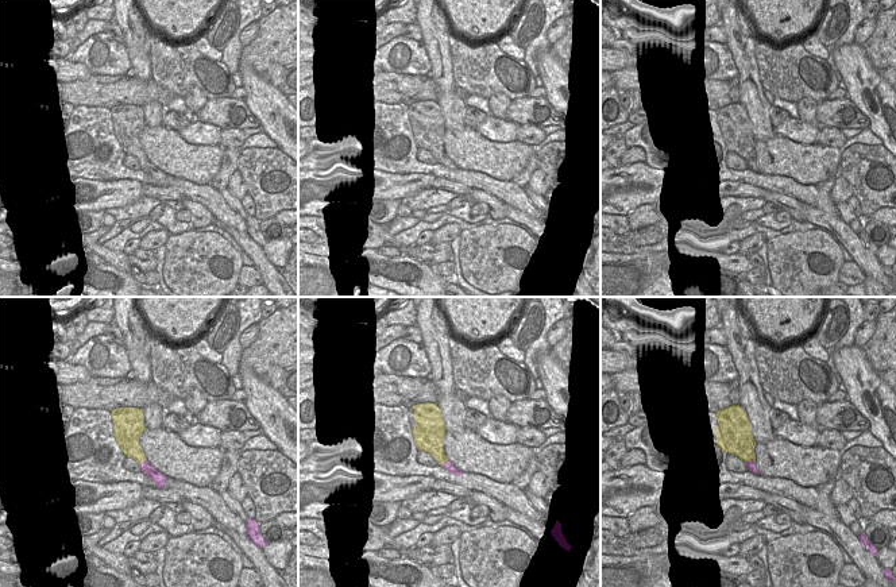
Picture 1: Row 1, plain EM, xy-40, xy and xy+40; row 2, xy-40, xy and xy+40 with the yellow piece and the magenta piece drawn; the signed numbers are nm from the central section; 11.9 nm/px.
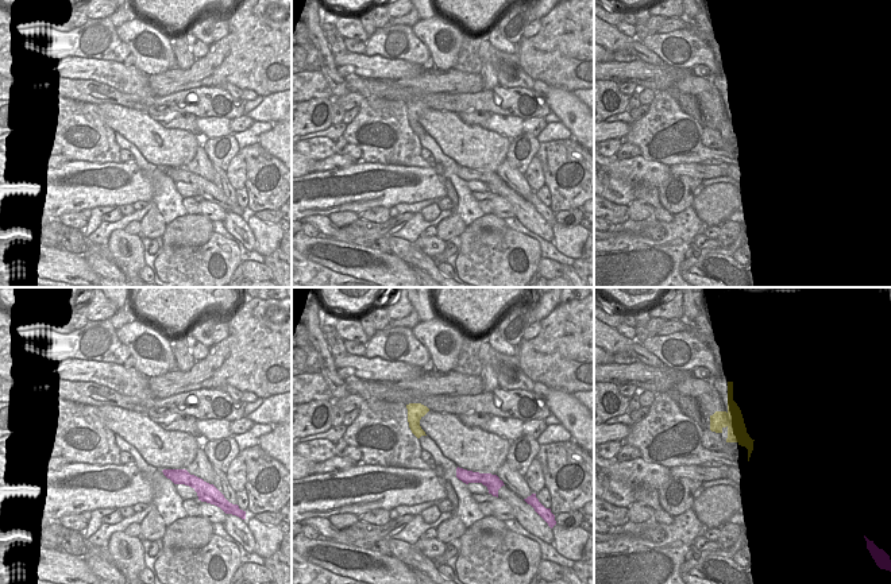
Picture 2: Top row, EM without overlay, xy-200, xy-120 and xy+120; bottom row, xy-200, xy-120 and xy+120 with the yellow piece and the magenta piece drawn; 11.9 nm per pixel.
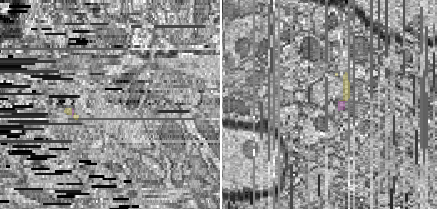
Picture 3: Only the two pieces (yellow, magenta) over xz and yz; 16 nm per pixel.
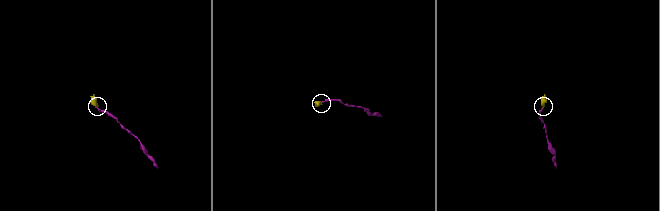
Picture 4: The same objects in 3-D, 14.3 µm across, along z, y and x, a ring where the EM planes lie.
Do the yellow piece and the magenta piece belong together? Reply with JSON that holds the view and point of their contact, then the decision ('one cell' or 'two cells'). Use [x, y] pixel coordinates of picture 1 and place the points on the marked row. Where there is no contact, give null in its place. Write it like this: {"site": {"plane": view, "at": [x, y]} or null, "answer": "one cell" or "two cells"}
{"site": {"plane": "xy-40", "at": [141, 463]}, "answer": "two cells"}

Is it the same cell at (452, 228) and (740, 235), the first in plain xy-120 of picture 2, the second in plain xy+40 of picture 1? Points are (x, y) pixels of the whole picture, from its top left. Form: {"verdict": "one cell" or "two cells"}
{"verdict": "two cells"}

